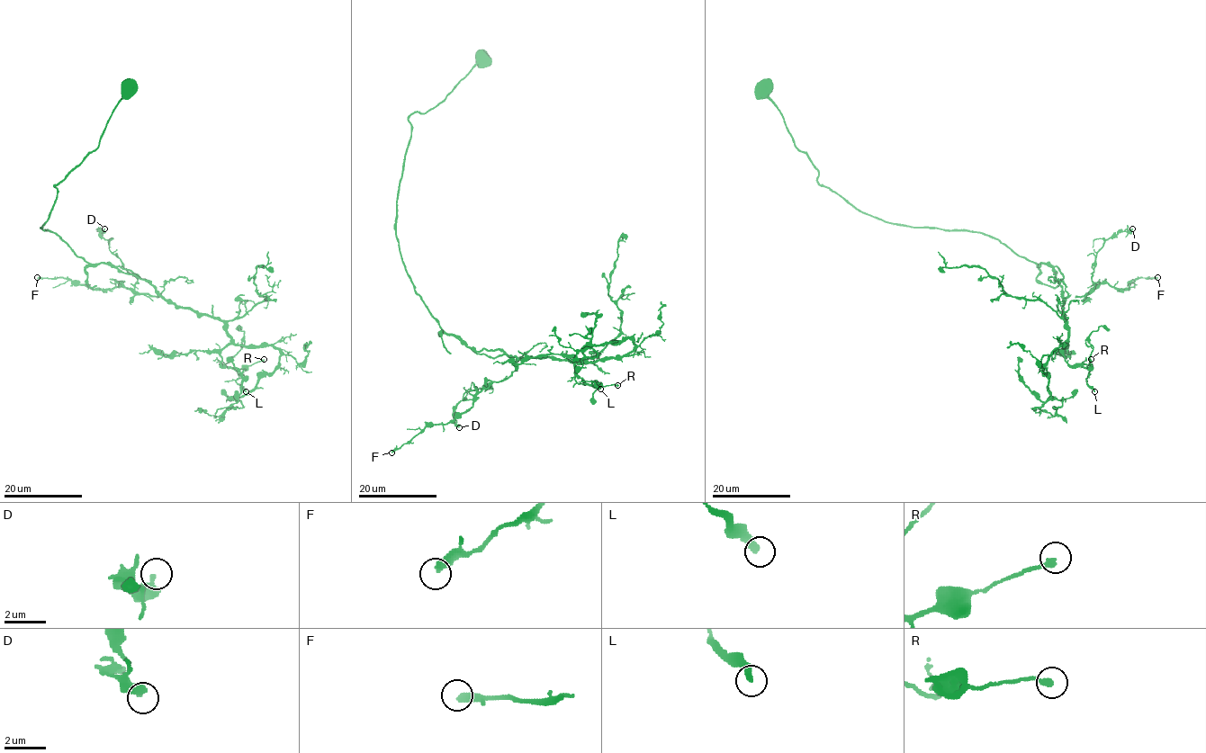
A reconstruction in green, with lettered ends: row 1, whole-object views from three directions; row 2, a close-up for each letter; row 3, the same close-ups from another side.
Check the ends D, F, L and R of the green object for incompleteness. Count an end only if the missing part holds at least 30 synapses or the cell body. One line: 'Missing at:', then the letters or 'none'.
Missing at: none

